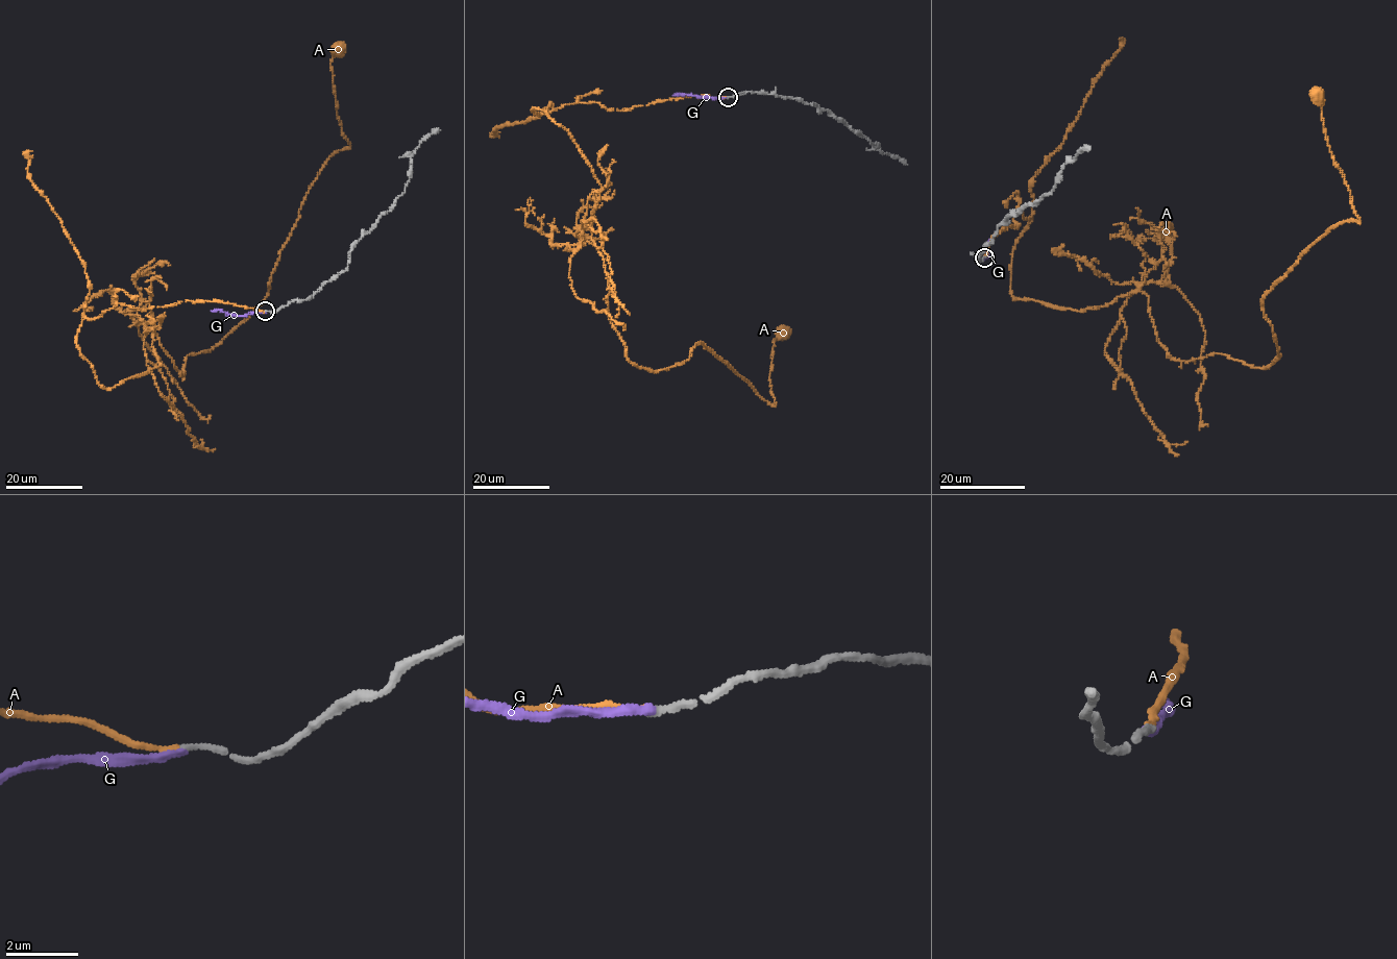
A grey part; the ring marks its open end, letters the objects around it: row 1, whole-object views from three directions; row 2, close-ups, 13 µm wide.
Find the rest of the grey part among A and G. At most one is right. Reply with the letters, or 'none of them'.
A

